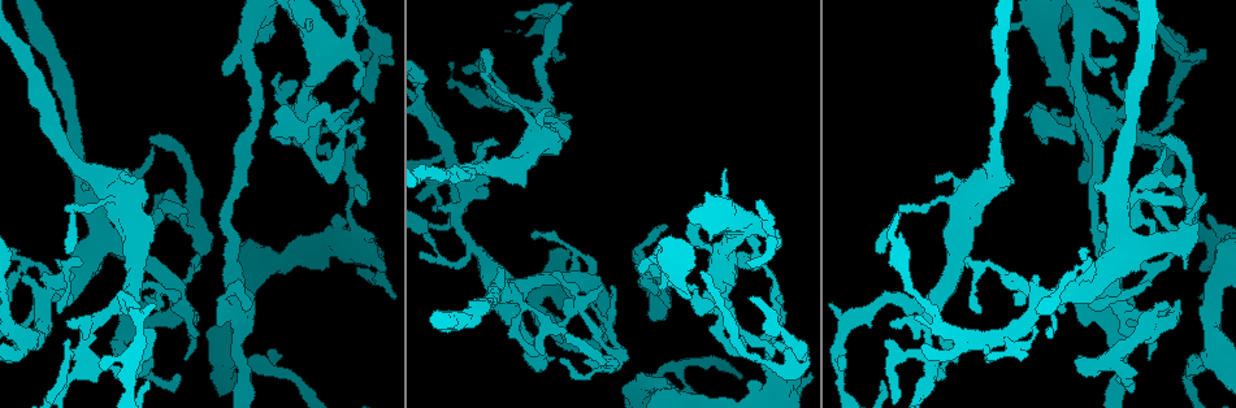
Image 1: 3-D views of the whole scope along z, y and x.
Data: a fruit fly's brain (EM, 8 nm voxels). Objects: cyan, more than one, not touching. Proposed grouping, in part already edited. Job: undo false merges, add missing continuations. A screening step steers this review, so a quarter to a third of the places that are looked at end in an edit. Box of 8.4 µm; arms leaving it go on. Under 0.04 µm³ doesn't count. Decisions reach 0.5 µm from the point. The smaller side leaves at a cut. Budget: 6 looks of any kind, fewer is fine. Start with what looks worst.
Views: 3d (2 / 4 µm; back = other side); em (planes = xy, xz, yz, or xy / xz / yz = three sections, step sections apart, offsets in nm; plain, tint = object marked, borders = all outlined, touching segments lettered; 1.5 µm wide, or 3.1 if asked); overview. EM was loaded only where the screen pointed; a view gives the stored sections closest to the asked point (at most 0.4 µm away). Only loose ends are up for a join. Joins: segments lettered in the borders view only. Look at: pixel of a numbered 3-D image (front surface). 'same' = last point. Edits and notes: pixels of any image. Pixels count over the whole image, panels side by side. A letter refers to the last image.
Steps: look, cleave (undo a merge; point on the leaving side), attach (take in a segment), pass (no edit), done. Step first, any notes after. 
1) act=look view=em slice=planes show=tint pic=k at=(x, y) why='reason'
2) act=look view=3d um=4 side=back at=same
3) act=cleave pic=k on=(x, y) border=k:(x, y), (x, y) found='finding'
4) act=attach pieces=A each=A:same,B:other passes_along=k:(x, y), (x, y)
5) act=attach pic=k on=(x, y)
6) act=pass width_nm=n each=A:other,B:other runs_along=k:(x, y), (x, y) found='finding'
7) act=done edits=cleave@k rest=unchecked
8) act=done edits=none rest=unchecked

act=look view=em slice=xz step=8 show=tint pic=1 at=(587, 359) why='an open end'

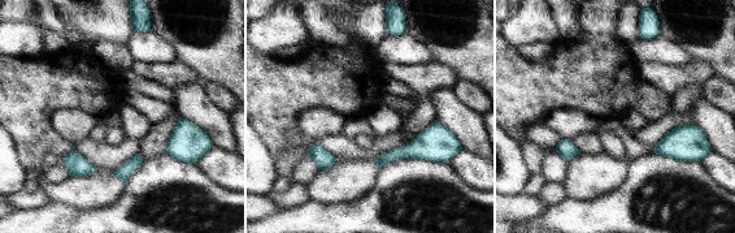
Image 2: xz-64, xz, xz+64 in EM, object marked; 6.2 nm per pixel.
act=look view=em slice=planes show=borders at=same

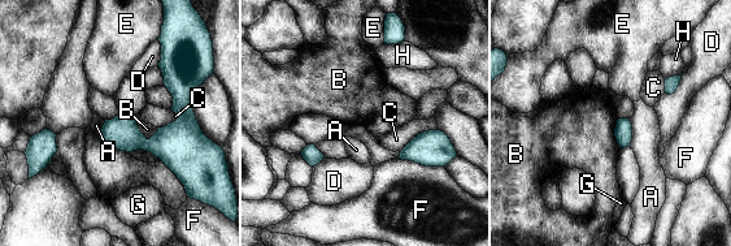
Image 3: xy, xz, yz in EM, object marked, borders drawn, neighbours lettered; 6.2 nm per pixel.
act=pass each=A:other,B:other,C:other,D:other,E:other,F:other,G:other,H:other border=3:(135, 120), (148, 138), (157, 130) found='no lettered segment goes on from it'

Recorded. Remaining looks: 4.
act=look view=3d um=4 pic=1 at=(892, 322) why='branch stops here'

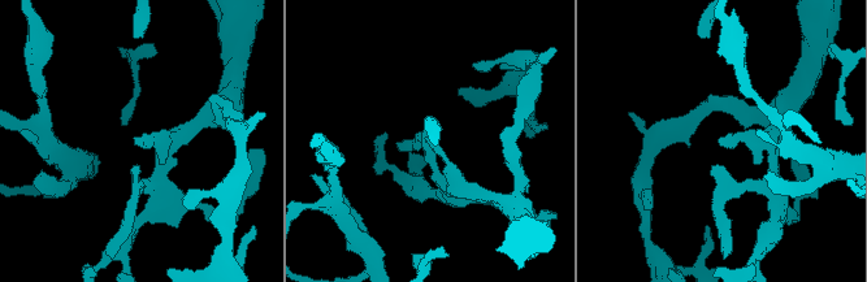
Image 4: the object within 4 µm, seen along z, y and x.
act=look view=em slice=xz step=4 show=tint pic=4 at=(135, 140) why='need the tissue'

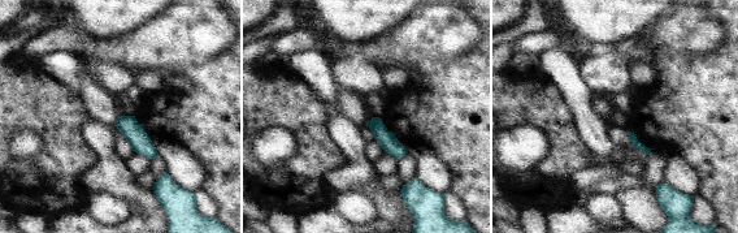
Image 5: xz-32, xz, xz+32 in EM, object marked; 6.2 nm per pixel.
act=look view=em slice=planes show=borders at=same

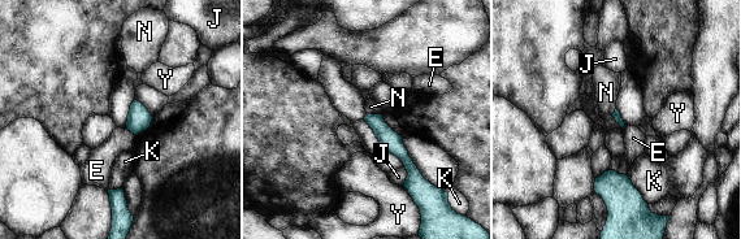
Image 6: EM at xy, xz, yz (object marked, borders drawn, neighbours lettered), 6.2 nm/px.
act=pass each=E:other,J:other,K:other,N:other,Y:other found='none of them fits'

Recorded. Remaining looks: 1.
act=look view=em slice=planes show=borders pic=1 at=(1119, 301) why='four arms meet'

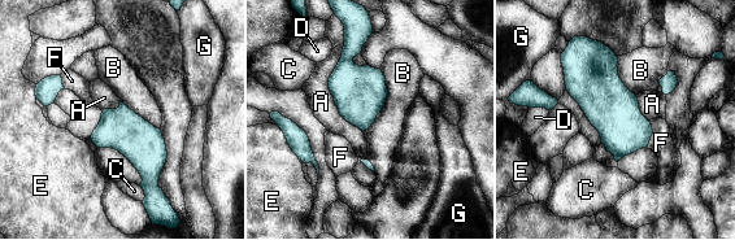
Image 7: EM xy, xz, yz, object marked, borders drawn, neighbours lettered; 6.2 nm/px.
act=pass each=A:other,B:other,C:other,D:other,E:other,F:other,G:other border=7:(381, 69), (387, 97), (364, 131) found='continuous, no second cell'

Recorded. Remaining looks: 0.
act=done edits=none rest=unchecked

